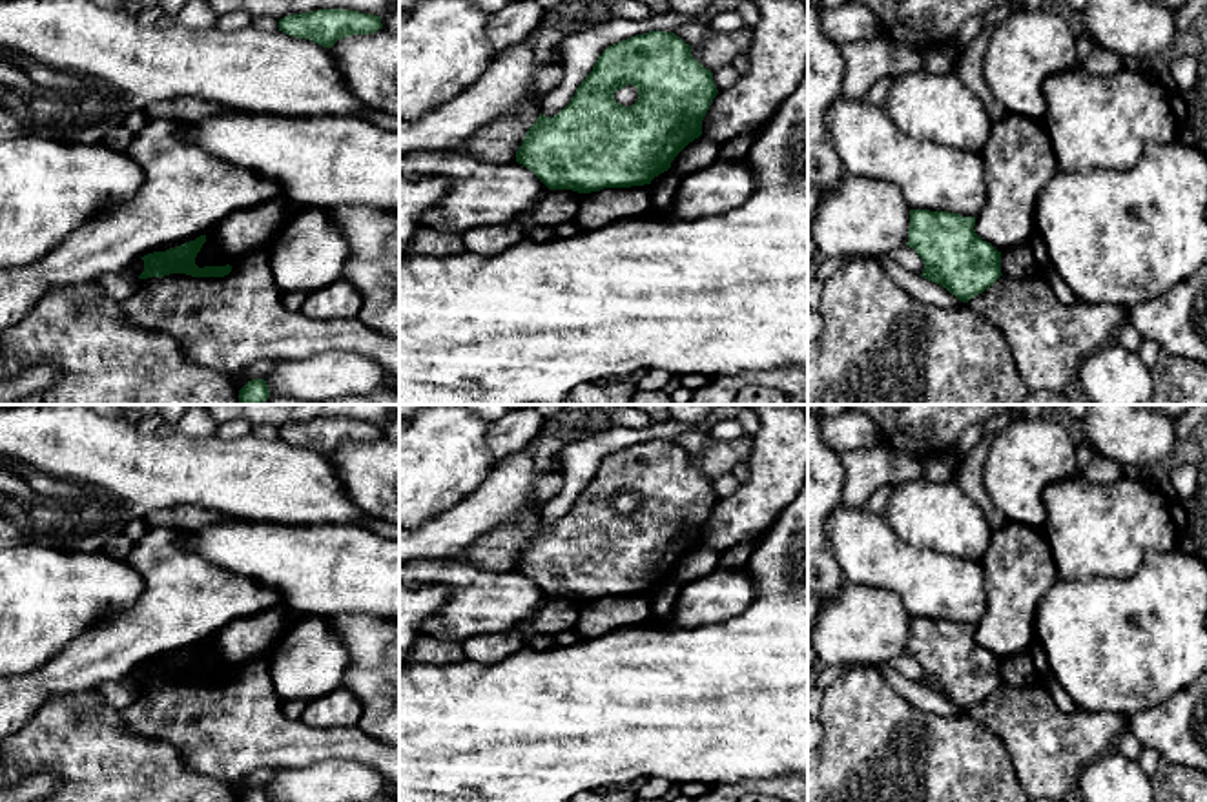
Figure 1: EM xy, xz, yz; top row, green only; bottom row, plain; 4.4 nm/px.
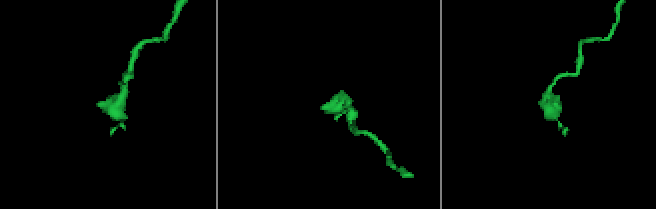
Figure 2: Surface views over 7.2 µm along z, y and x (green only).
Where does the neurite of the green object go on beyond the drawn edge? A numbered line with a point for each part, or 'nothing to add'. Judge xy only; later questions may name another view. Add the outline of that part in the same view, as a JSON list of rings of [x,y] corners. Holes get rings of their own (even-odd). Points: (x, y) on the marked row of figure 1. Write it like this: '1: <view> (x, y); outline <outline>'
nothing to add

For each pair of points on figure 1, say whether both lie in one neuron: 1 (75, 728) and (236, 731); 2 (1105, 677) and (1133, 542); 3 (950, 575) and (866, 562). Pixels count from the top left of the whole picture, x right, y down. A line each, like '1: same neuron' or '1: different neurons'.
1: different neurons
2: different neurons
3: same neuron

